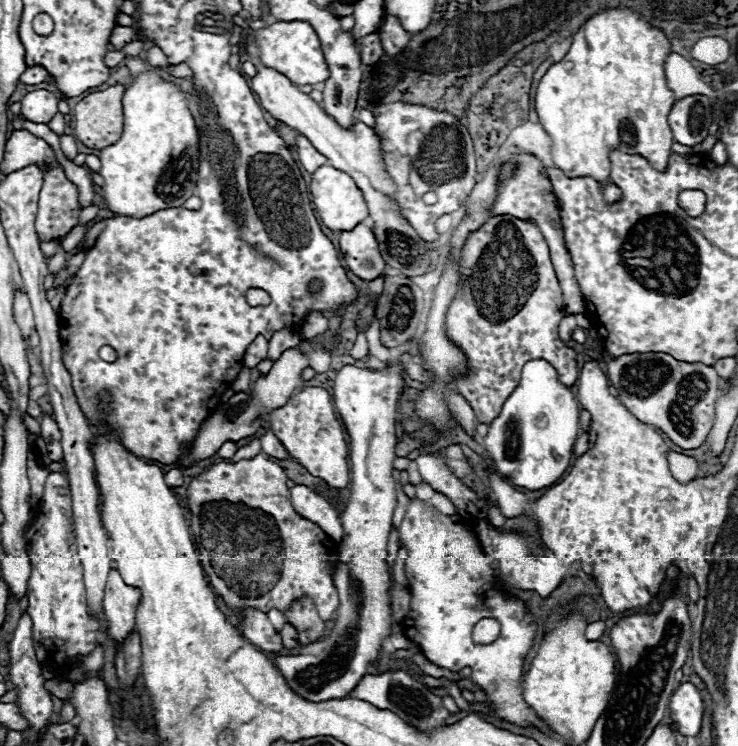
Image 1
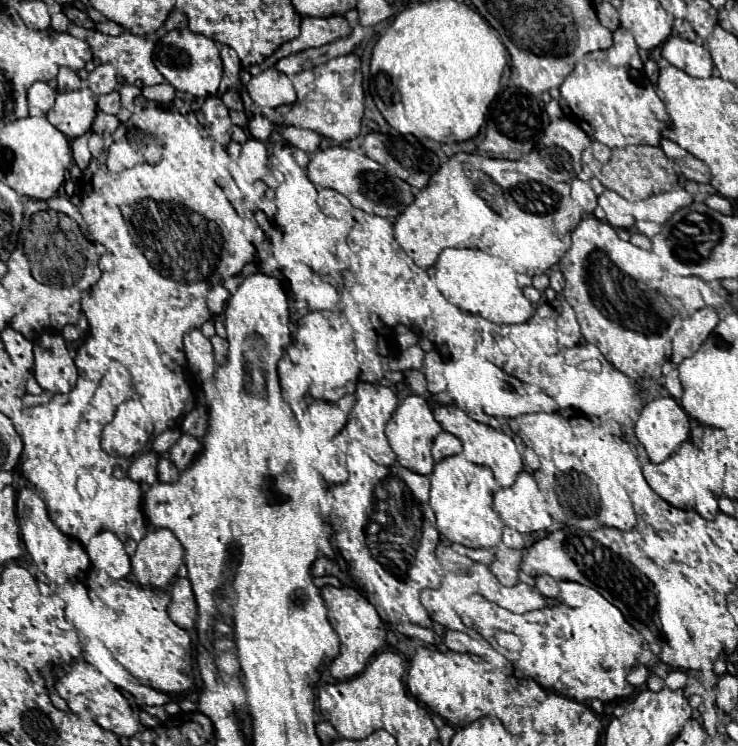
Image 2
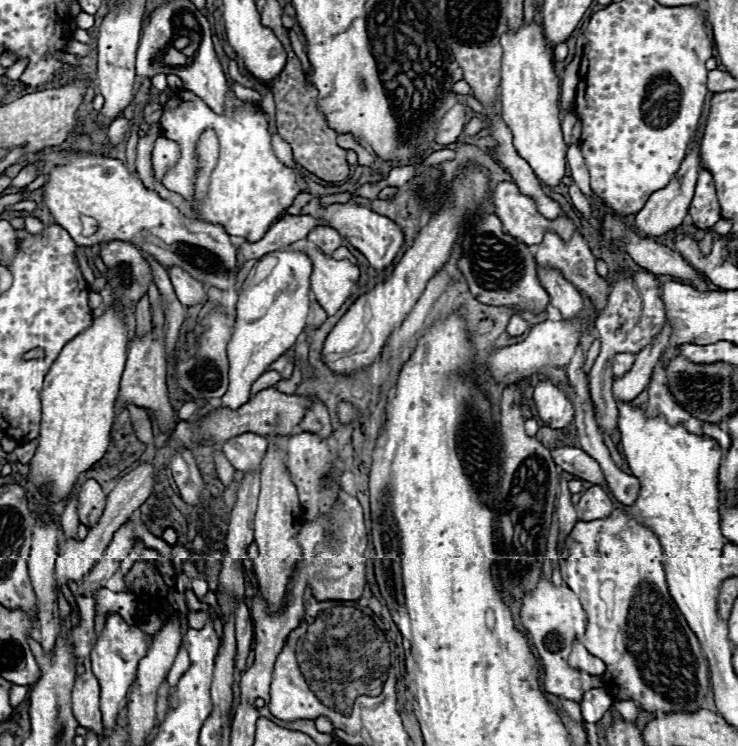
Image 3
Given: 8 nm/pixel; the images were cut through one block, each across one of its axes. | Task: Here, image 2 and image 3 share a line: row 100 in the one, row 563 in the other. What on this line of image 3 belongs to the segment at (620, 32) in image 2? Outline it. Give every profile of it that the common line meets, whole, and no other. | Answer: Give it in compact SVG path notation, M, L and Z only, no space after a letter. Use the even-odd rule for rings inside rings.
M612 510L608 518L578 522L566 538L560 572L588 614L582 644L592 656L606 662L602 686L612 698L638 702L644 712L654 716L680 710L700 710L704 706L706 696L712 690L708 658L668 592L662 568L662 546L652 530L628 518L622 510Z

